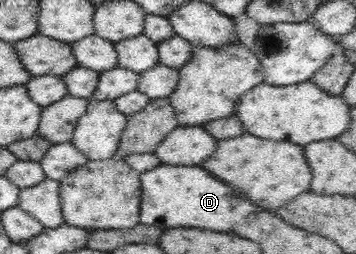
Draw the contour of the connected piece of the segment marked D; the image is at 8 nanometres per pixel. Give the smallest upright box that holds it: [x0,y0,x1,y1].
[139,165,257,232]

